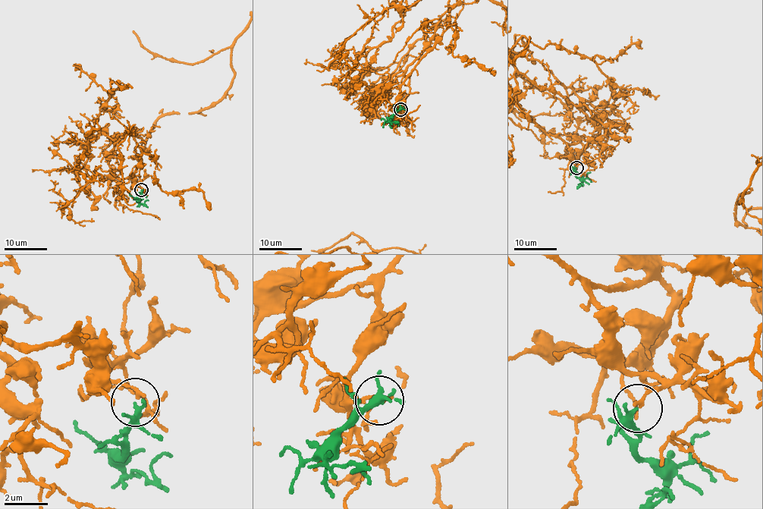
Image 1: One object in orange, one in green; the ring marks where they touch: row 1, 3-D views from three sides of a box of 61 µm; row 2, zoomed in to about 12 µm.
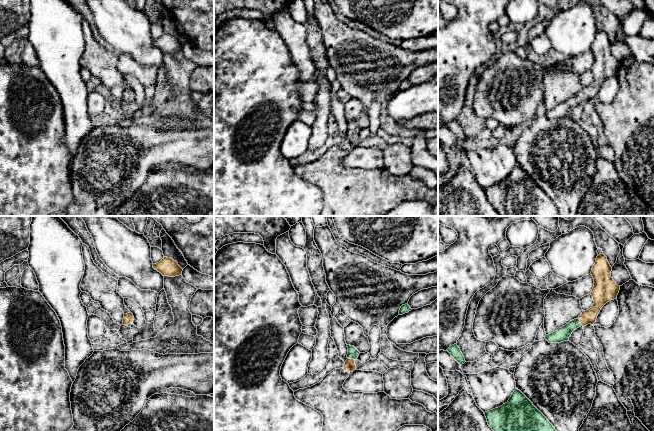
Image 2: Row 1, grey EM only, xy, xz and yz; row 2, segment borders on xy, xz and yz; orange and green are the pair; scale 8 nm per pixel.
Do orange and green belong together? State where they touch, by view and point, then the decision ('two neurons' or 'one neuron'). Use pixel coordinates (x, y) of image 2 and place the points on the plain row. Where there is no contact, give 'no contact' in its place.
contact yz (580, 98); one neuron

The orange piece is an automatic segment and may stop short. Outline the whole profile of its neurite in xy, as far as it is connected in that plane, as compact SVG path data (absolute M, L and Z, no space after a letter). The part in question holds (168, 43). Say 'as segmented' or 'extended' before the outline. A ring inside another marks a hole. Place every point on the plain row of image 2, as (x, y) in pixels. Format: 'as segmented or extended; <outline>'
as segmented; M164 33L159 39L153 40L153 44L168 53L182 51L183 47L176 37L167 33Z

